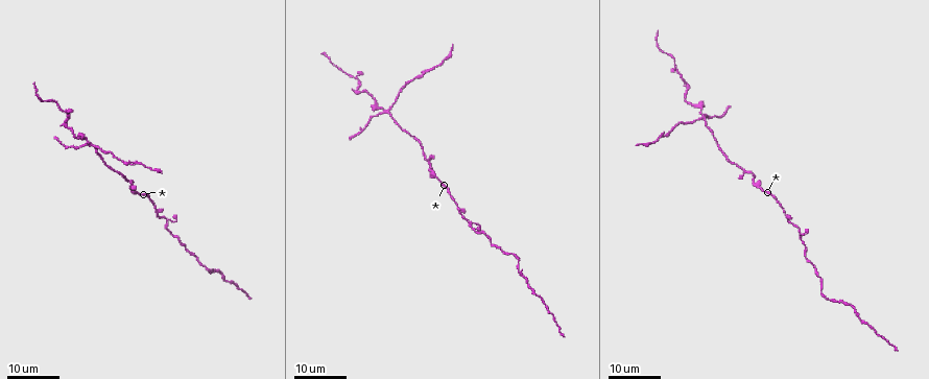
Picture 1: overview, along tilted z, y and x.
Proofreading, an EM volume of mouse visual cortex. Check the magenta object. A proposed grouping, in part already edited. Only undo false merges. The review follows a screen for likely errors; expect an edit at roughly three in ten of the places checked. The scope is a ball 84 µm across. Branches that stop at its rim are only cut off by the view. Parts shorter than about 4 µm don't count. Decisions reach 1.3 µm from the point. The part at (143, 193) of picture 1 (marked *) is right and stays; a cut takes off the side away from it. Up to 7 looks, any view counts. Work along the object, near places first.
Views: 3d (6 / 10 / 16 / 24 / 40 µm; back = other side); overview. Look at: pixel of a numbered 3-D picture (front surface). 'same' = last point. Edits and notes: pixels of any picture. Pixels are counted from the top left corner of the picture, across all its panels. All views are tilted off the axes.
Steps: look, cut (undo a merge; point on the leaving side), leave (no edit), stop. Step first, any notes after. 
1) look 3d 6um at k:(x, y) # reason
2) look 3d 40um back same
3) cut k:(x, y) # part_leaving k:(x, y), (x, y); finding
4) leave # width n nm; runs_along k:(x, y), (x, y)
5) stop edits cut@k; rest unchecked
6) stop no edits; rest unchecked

look 3d 24um at 1:(754, 181) # sudden change in width

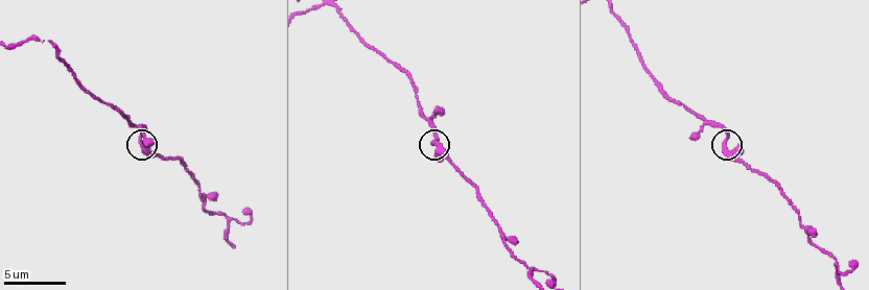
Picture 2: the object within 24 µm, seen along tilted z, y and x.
look 3d 6um at 2:(727, 148)

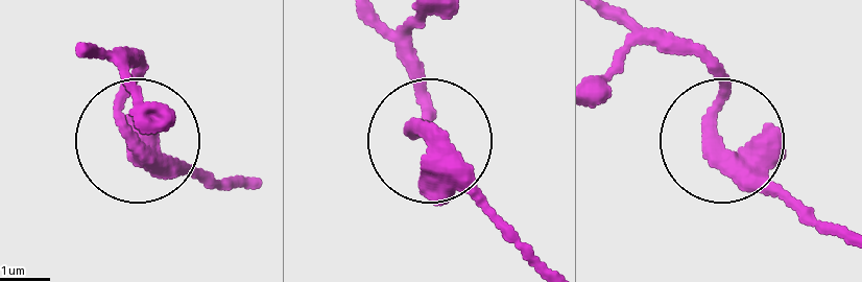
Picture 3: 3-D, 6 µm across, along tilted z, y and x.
leave # width 380 nm; runs_along 3:(546, 269), (416, 131), (416, 81); one cell here

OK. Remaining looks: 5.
look 3d 6um at 2:(810, 239) # thick turns thin

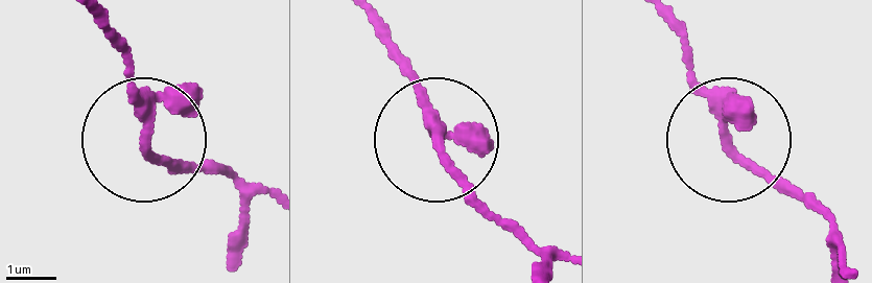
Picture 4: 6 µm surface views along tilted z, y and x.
leave # runs_along 4:(94, 15), (147, 139), (234, 185); one cell here

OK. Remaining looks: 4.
look 3d 16um at 1:(64, 112) # thin arm on a thick one

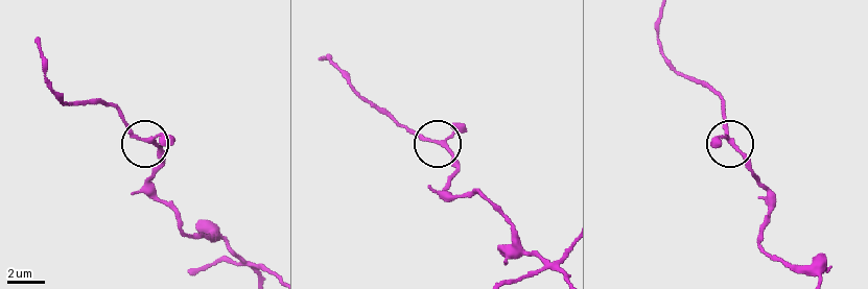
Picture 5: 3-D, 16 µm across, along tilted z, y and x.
look 3d 6um at 5:(150, 141) # zoom in

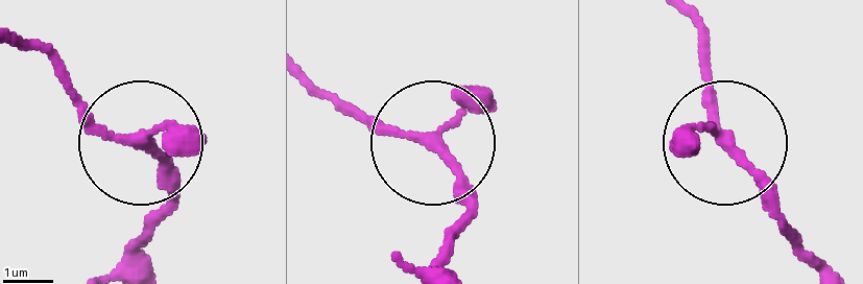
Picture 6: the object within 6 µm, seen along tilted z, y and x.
leave # arms 3; runs_along 6:(148, 262), (164, 158), (108, 127), (26, 41); all the same cell

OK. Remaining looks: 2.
stop no edits; rest unchecked

